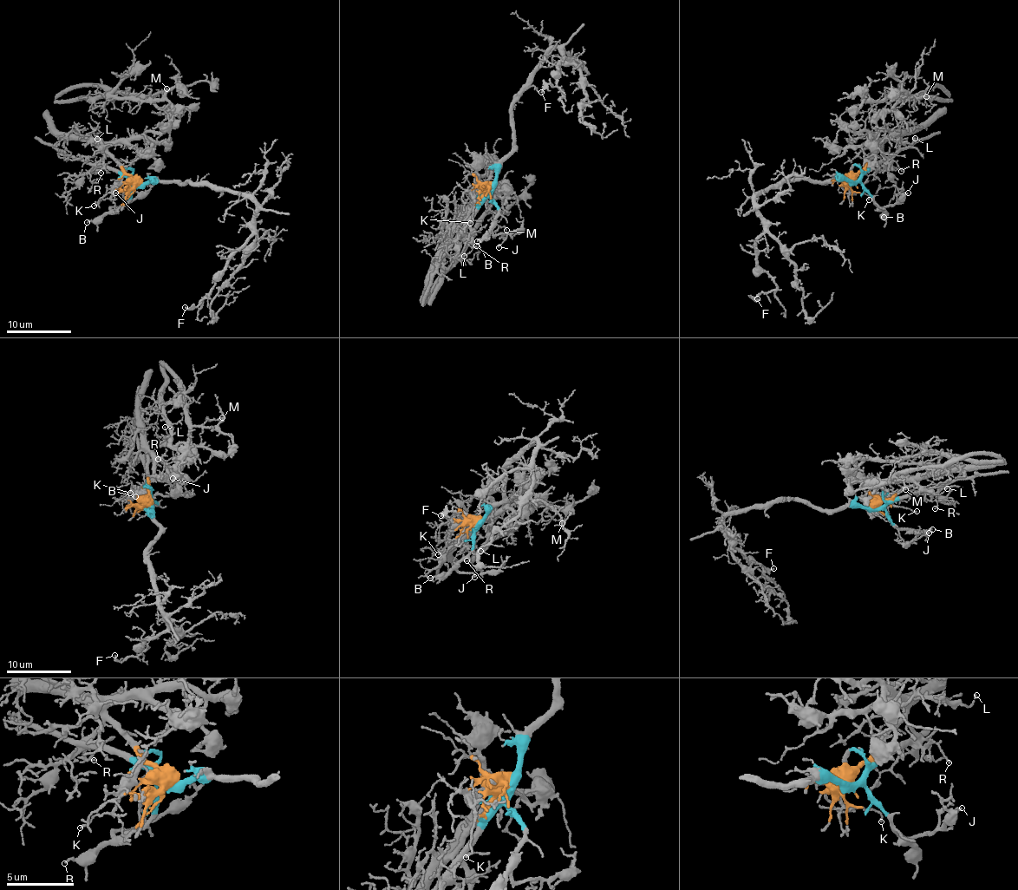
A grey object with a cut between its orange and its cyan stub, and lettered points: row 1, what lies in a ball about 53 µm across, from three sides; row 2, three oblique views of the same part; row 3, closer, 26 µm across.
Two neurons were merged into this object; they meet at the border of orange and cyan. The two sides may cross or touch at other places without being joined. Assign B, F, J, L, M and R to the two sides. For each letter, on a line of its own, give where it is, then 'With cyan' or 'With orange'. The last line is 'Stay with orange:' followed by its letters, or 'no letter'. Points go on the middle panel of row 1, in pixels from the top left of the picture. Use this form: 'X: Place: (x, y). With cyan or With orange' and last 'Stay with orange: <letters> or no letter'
B: Place: (477, 241). With cyan
F: Place: (541, 92). With cyan
J: Place: (499, 247). With cyan
L: Place: (464, 256). With orange
M: Place: (506, 230). With orange
R: Place: (476, 245). With orange
Stay with orange: L, M, R

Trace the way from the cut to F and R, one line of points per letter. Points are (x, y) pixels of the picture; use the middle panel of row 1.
F: (491, 187), (512, 147), (512, 98), (555, 48), (569, 61), (556, 81), (564, 95), (549, 83), (541, 92)
R: (492, 188), (467, 217), (469, 221), (463, 232), (466, 242), (473, 248), (476, 246)

